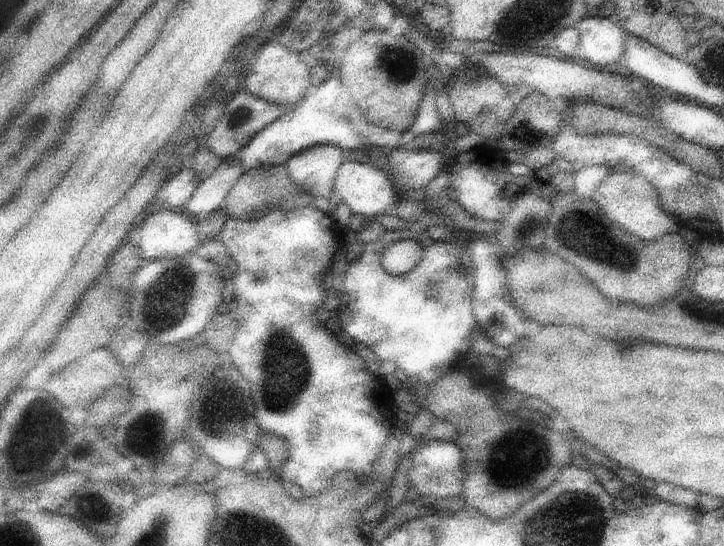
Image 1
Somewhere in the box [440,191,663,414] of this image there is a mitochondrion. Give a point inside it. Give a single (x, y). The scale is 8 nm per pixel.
(574, 228)

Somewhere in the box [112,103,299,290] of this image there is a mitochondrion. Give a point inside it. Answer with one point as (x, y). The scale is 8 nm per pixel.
(243, 113)

